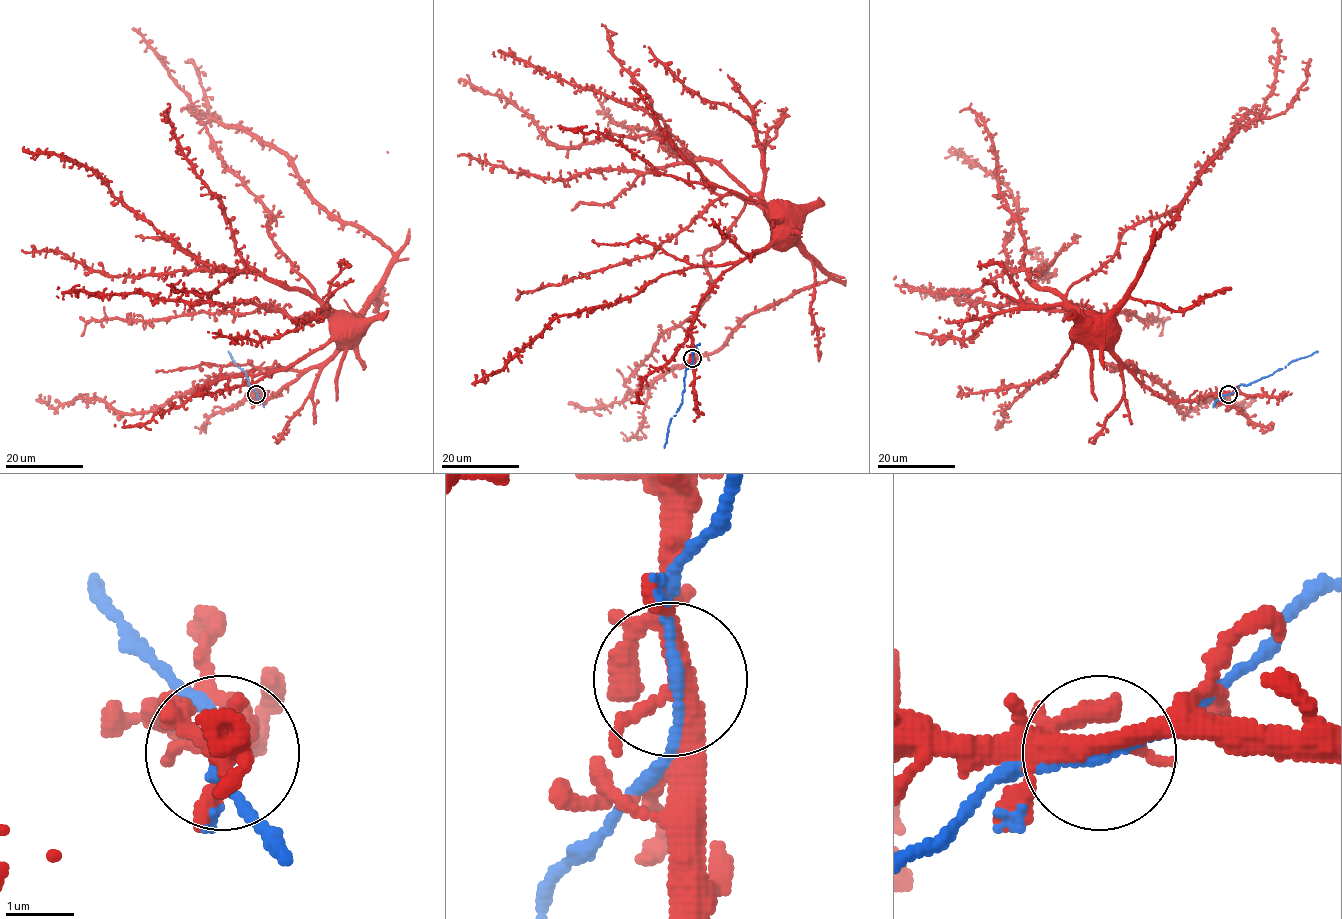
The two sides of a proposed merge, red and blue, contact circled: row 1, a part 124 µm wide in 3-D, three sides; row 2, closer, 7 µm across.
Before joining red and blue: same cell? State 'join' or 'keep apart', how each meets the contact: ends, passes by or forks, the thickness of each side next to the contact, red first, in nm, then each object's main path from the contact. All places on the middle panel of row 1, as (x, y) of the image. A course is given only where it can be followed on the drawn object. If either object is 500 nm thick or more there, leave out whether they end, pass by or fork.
join; red forks there; blue passes by; 280 nm thick on the red side, 130 nm on the other; red runs (692, 358), (699, 300), (773, 239), (756, 196), (704, 255), (707, 299), (659, 338), (629, 393), (567, 404); blue runs (692, 358), (683, 380), (682, 403), (669, 424), (664, 448)

